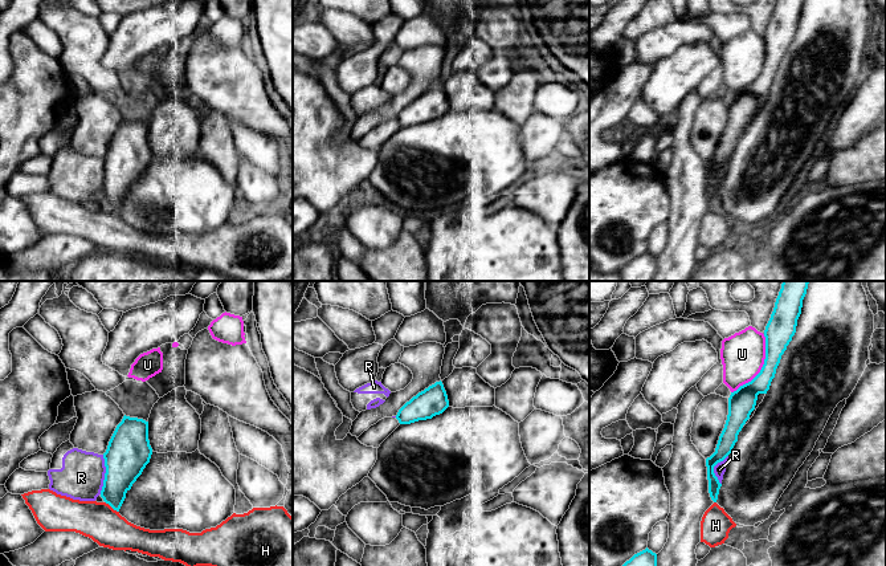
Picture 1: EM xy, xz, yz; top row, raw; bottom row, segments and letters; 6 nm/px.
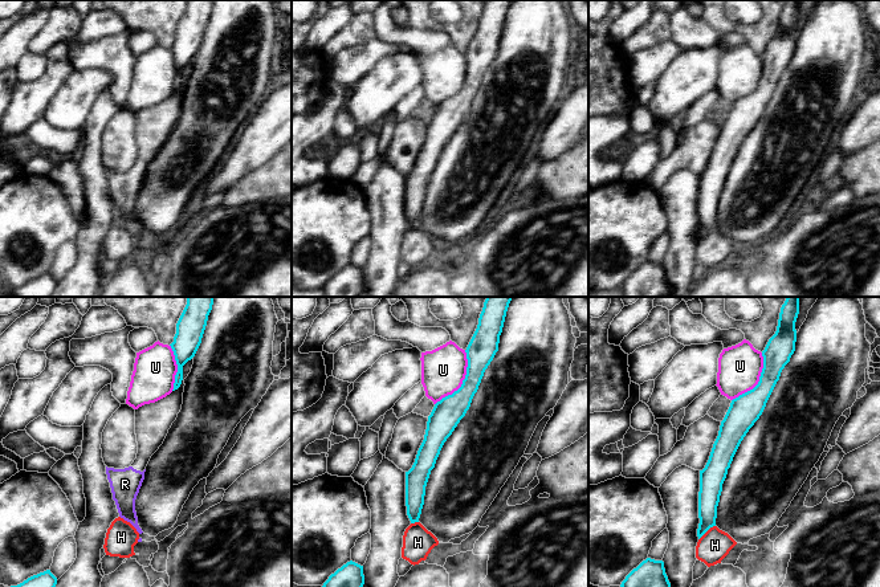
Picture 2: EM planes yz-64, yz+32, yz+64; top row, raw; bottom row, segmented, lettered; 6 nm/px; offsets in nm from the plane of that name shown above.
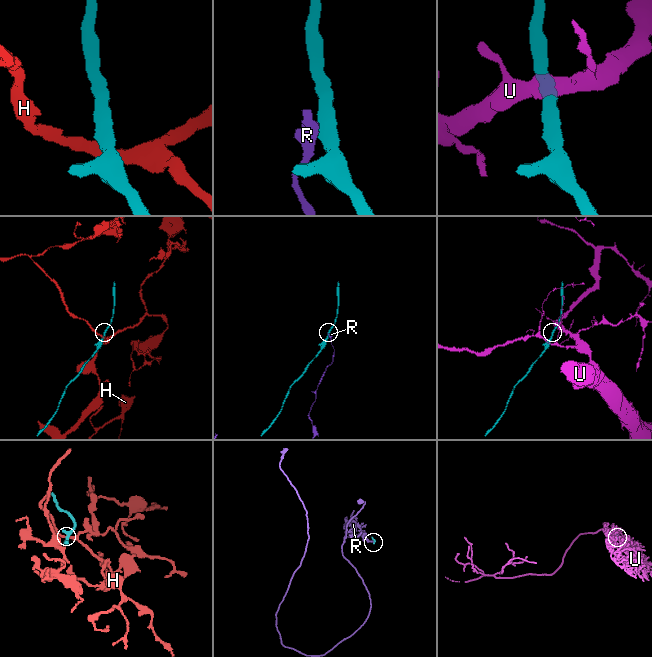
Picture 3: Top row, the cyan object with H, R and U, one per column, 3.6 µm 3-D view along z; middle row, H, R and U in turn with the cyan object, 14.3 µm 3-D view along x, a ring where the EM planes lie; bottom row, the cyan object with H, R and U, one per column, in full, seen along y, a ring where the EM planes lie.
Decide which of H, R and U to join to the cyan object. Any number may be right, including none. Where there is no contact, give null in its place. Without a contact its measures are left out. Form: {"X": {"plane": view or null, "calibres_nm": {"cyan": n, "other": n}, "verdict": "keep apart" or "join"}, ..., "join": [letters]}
{"H": {"plane": "xy", "calibres_nm": {"cyan": 200, "other": 220}, "verdict": "keep apart"}, "R": {"plane": "xy", "calibres_nm": {"cyan": 260, "other": 280}, "verdict": "keep apart"}, "U": {"plane": "yz", "calibres_nm": {"cyan": 170, "other": 260}, "verdict": "keep apart"}, "join": []}

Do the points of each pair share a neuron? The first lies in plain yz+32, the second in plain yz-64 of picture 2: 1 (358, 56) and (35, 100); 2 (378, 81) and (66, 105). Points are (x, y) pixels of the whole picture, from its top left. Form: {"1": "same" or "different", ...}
{"1": "different", "2": "same"}

